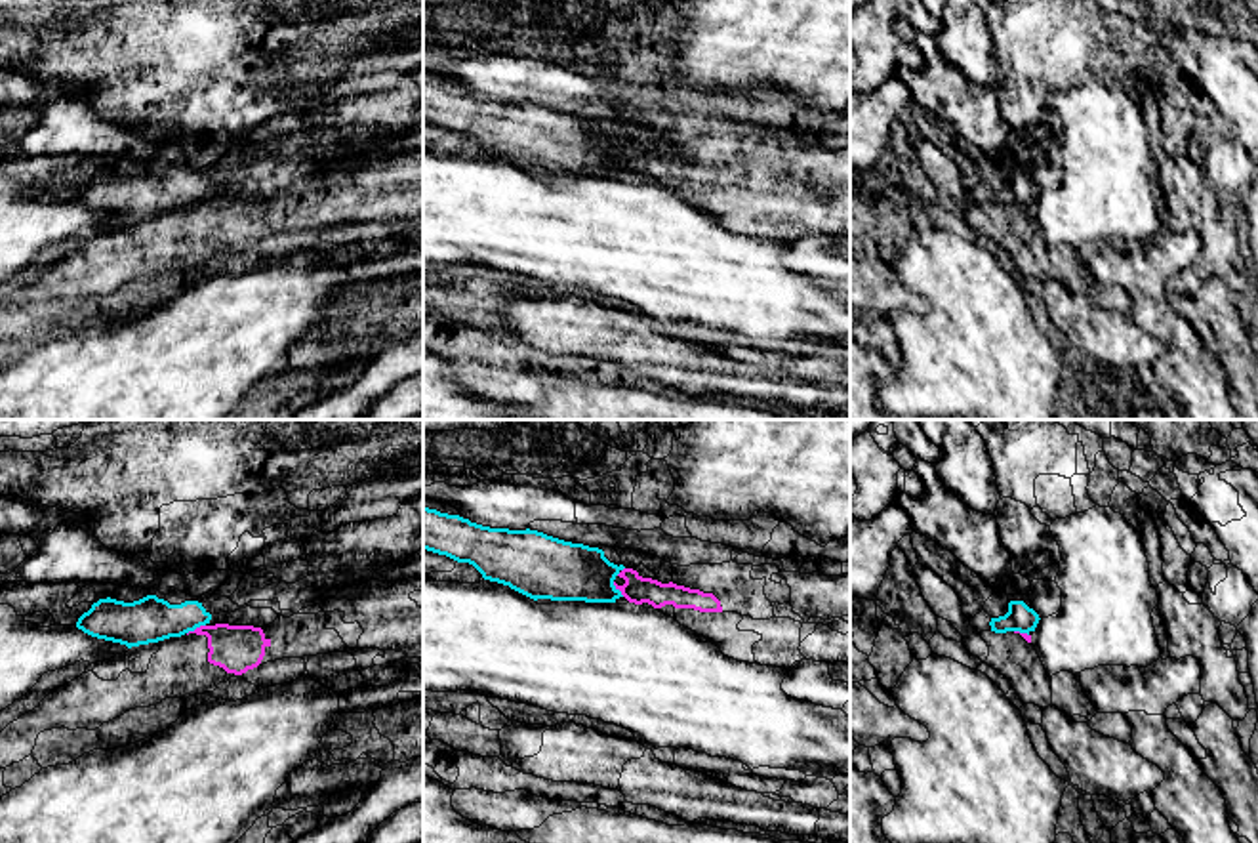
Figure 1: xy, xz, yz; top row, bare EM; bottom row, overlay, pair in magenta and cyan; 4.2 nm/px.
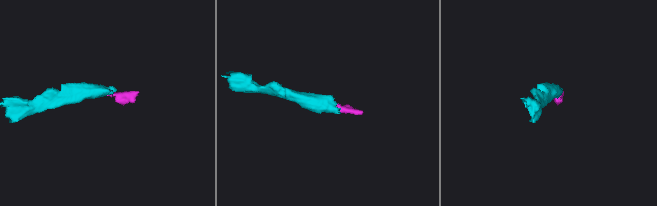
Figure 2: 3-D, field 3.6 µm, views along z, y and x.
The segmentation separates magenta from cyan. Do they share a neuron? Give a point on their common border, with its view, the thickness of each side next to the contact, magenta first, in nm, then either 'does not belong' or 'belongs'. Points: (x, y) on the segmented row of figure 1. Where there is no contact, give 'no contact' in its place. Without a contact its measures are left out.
xy (197, 628) | 200/190 nm | does not belong

